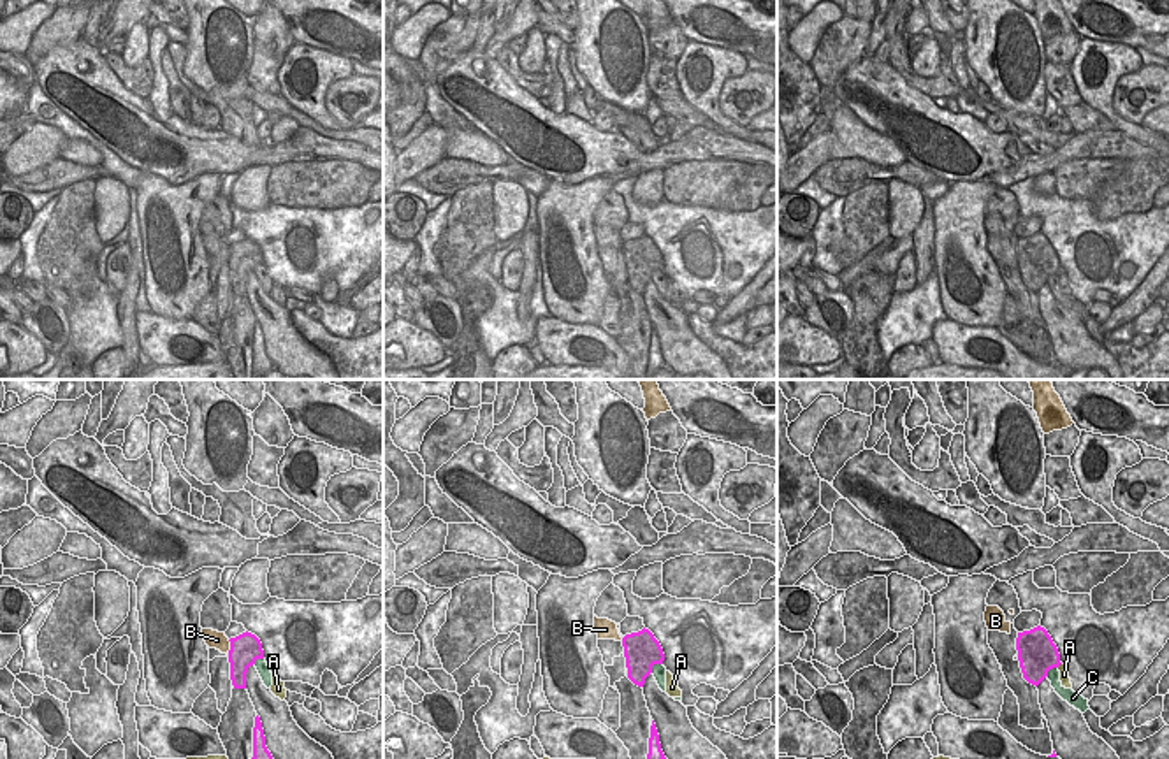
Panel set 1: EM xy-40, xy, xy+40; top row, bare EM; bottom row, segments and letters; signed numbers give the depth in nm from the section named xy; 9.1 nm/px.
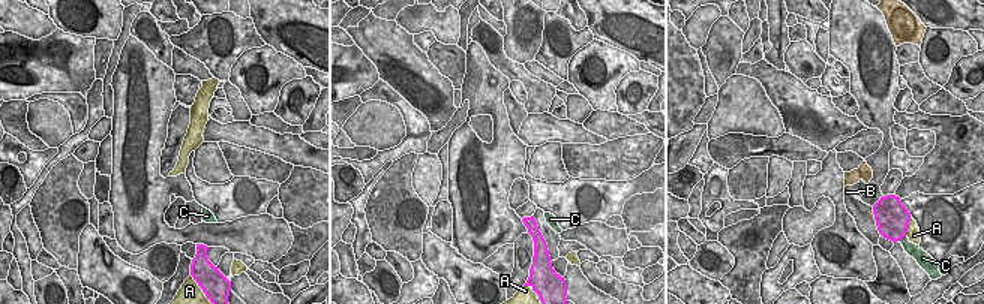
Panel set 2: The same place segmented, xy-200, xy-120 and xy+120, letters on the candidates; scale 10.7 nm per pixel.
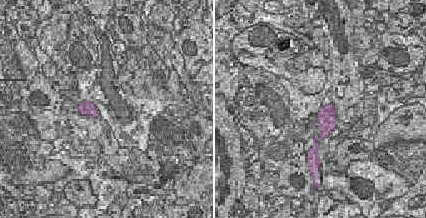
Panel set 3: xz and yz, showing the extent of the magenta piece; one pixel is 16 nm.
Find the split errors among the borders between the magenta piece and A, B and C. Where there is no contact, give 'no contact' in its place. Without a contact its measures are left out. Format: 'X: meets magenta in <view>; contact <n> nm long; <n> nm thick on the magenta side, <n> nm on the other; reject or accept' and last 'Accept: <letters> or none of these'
A: meets magenta in xy+40; contact 60 nm long; 360 nm thick on the magenta side, 100 nm on the other; reject
B: meets magenta in xy-40; contact 130 nm long; 280 nm thick on the magenta side, 160 nm on the other; accept
C: meets magenta in xy; contact 140 nm long; 340 nm thick on the magenta side, 130 nm on the other; reject
Accept: B

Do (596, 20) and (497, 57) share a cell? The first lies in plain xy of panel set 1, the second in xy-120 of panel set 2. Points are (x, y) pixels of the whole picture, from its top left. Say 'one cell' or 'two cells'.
two cells

